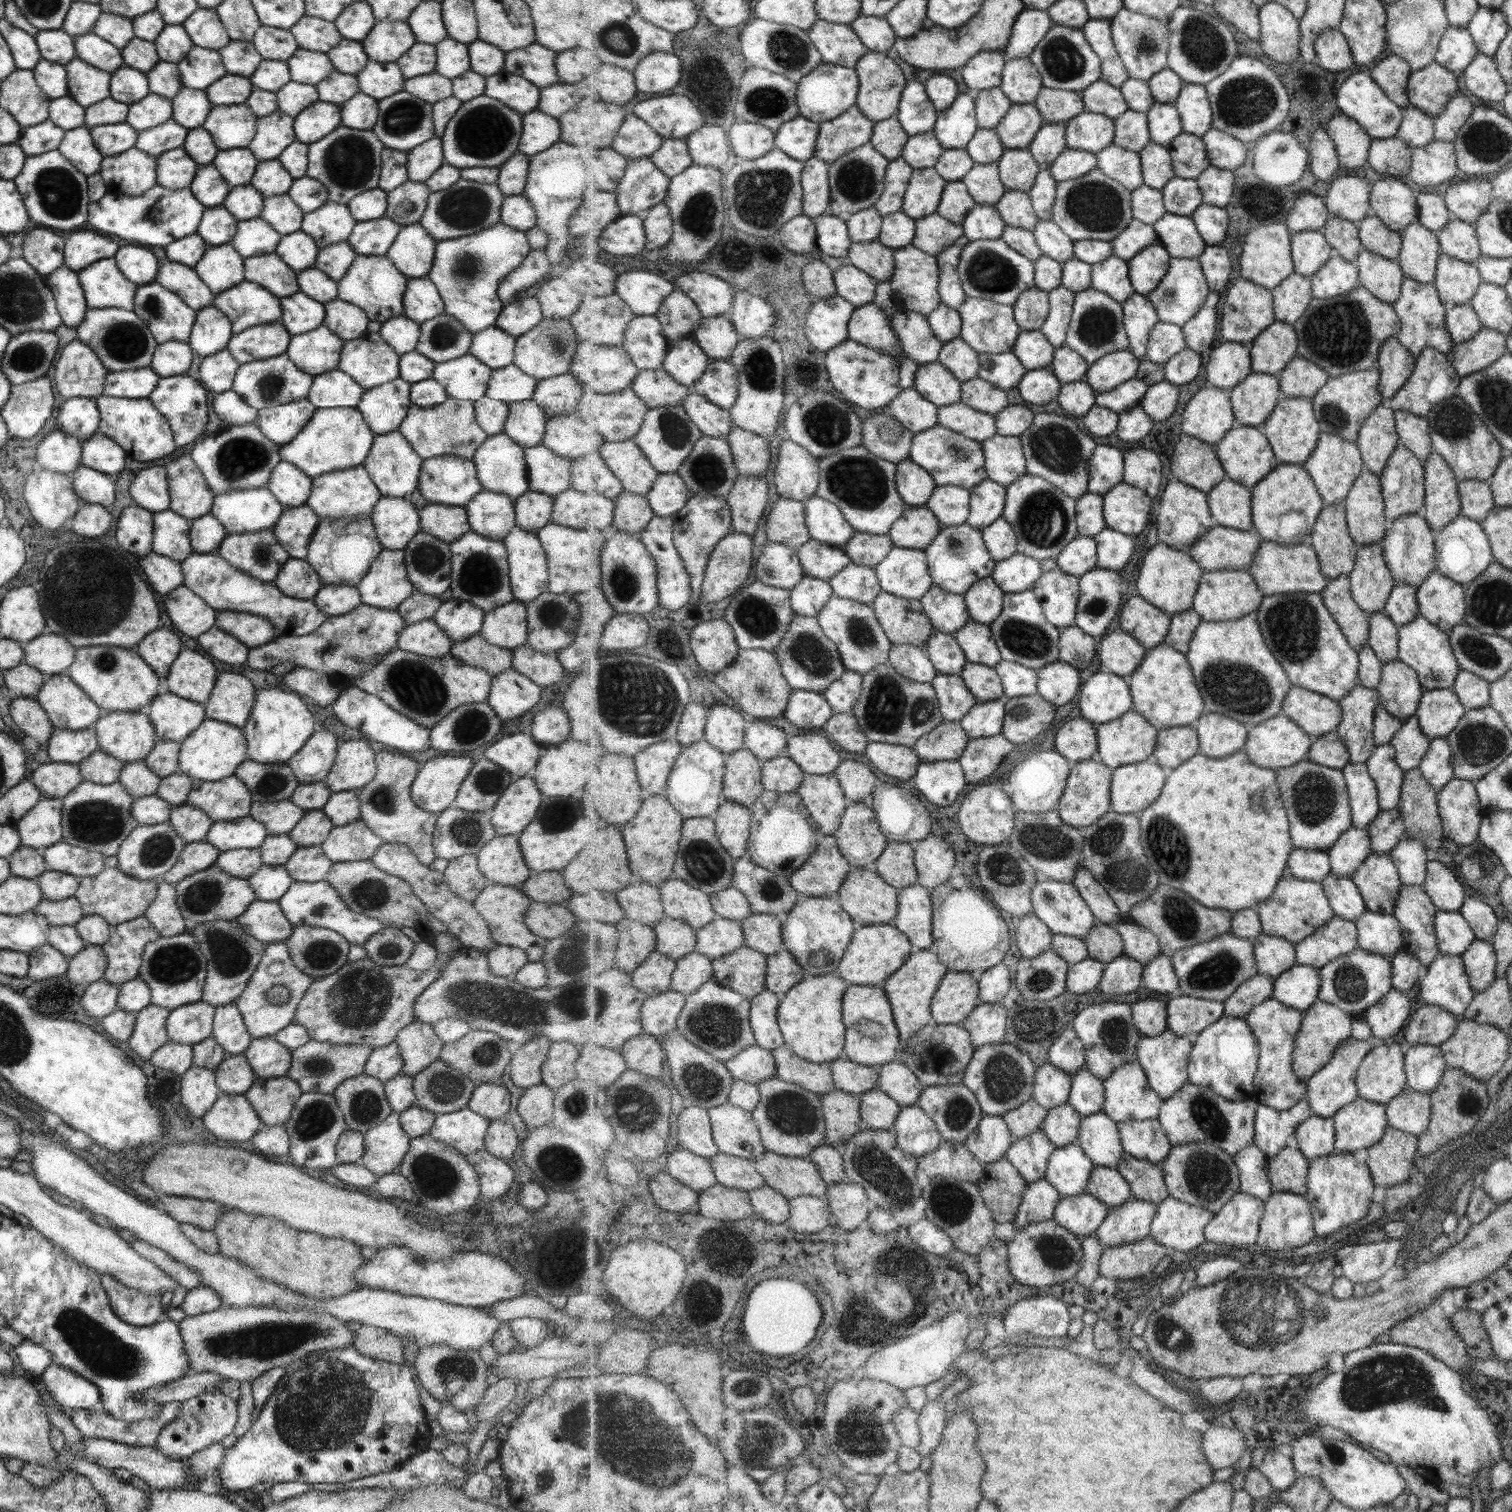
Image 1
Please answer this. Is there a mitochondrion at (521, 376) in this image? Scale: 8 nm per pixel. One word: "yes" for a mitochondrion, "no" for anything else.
no

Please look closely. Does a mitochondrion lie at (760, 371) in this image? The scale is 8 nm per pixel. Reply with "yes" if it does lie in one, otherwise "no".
yes

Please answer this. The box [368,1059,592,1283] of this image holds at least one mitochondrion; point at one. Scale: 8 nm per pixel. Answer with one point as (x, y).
(436, 1177)

